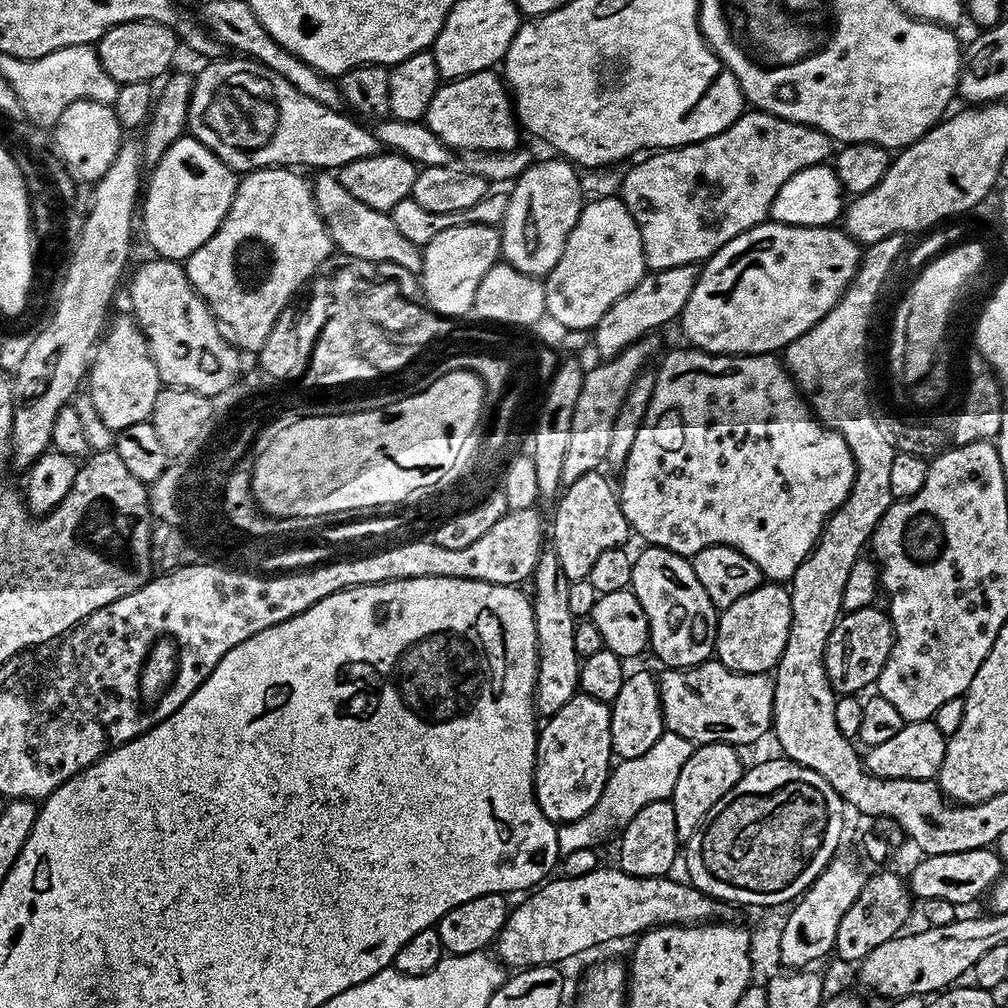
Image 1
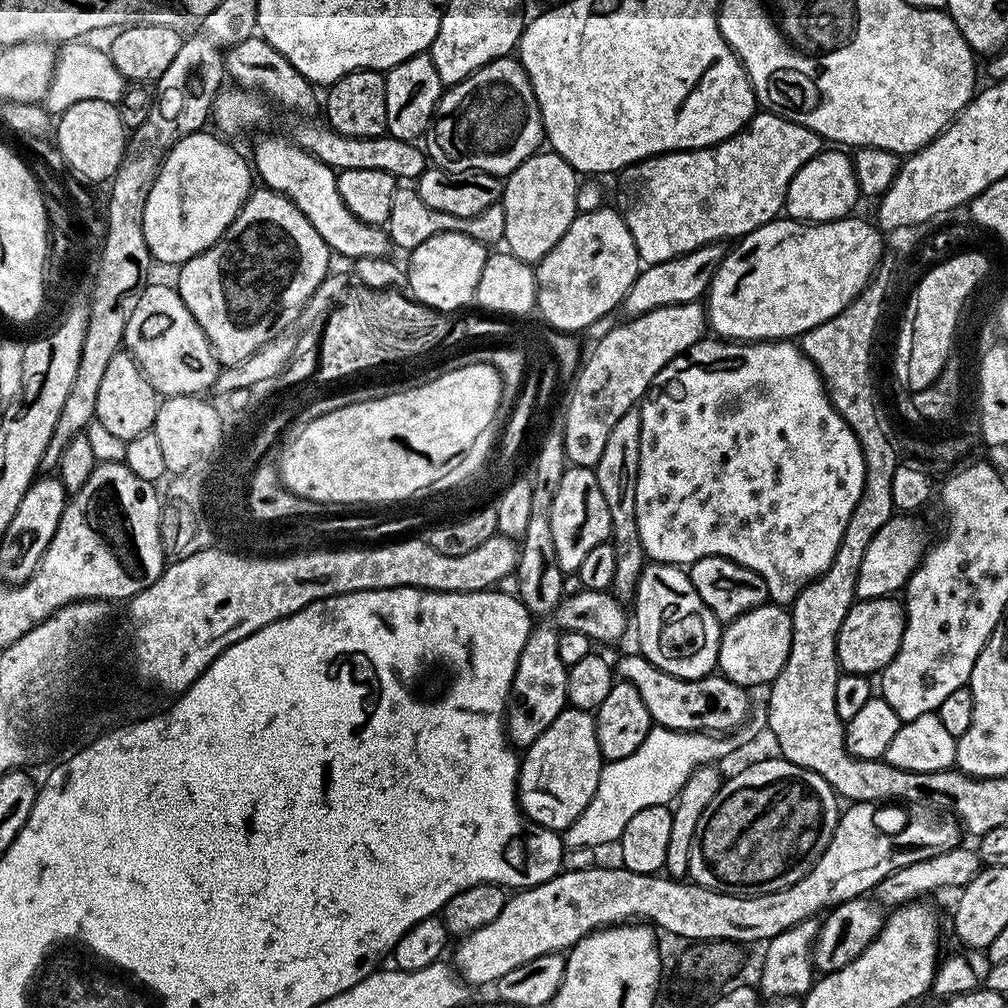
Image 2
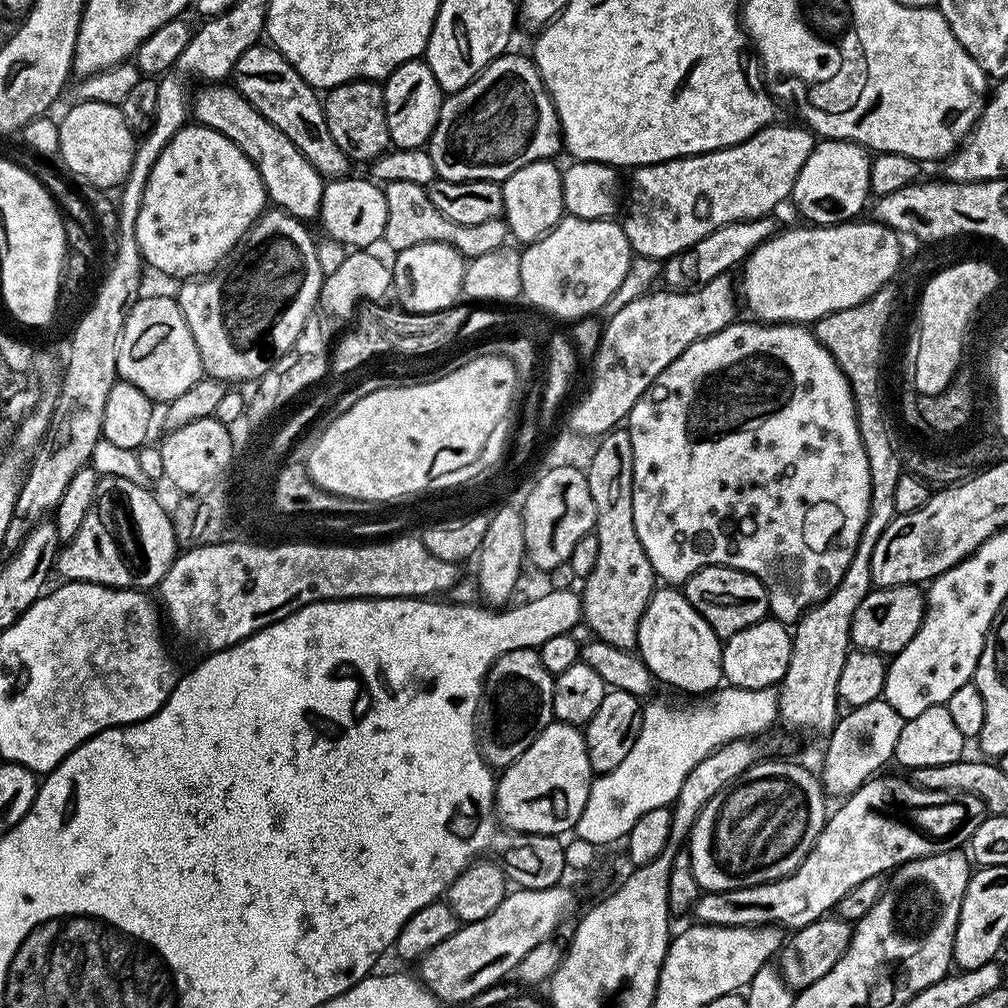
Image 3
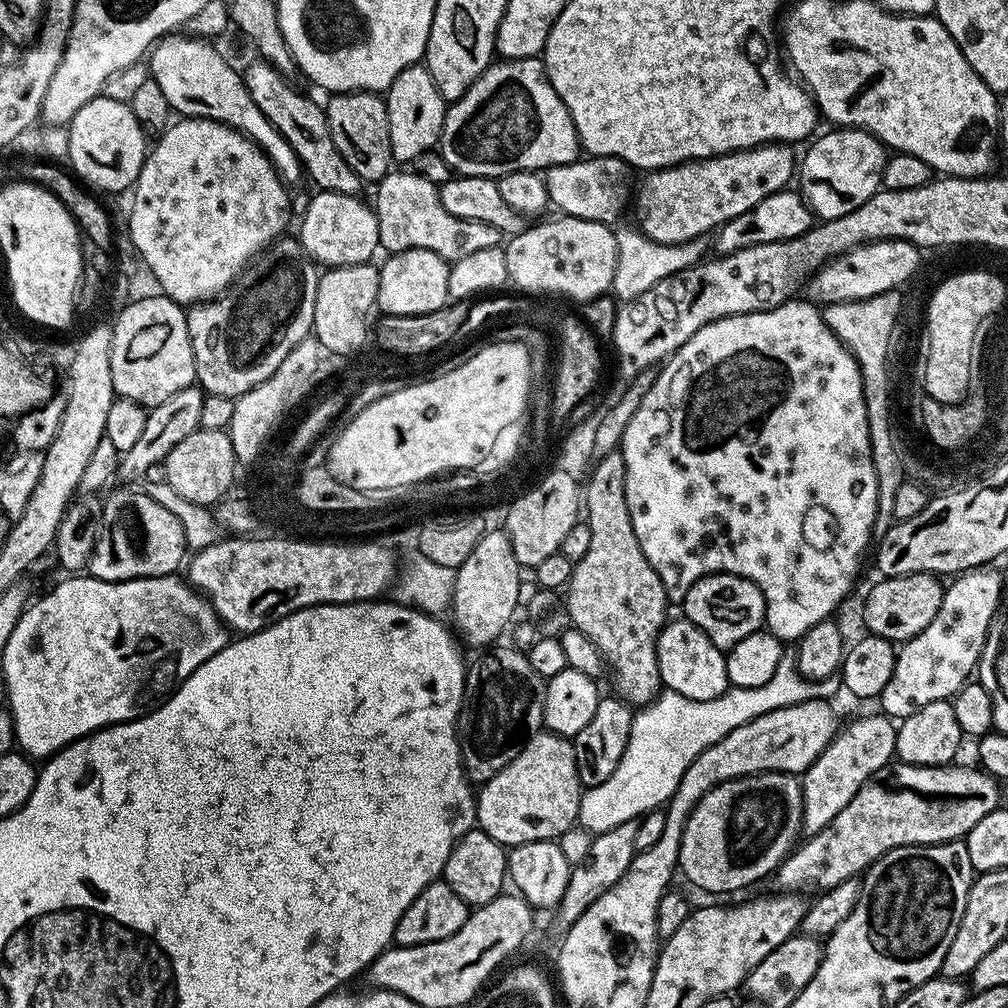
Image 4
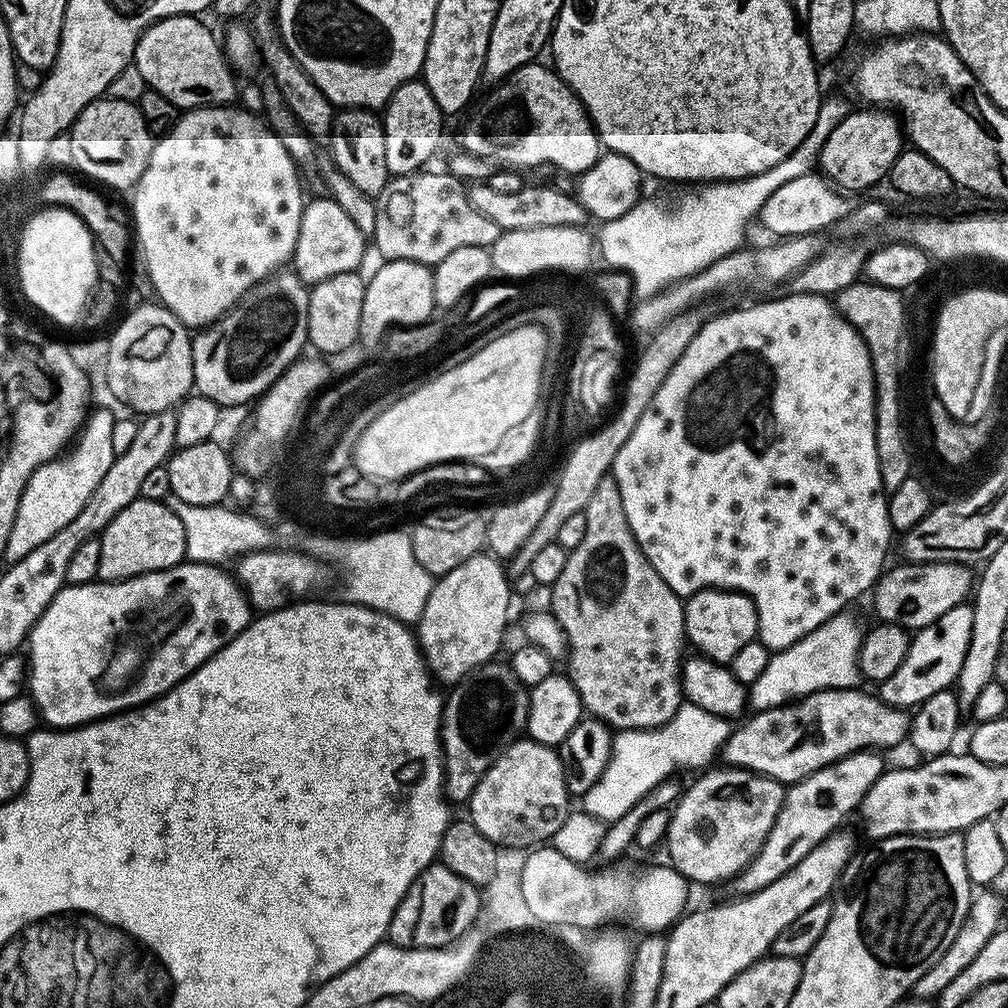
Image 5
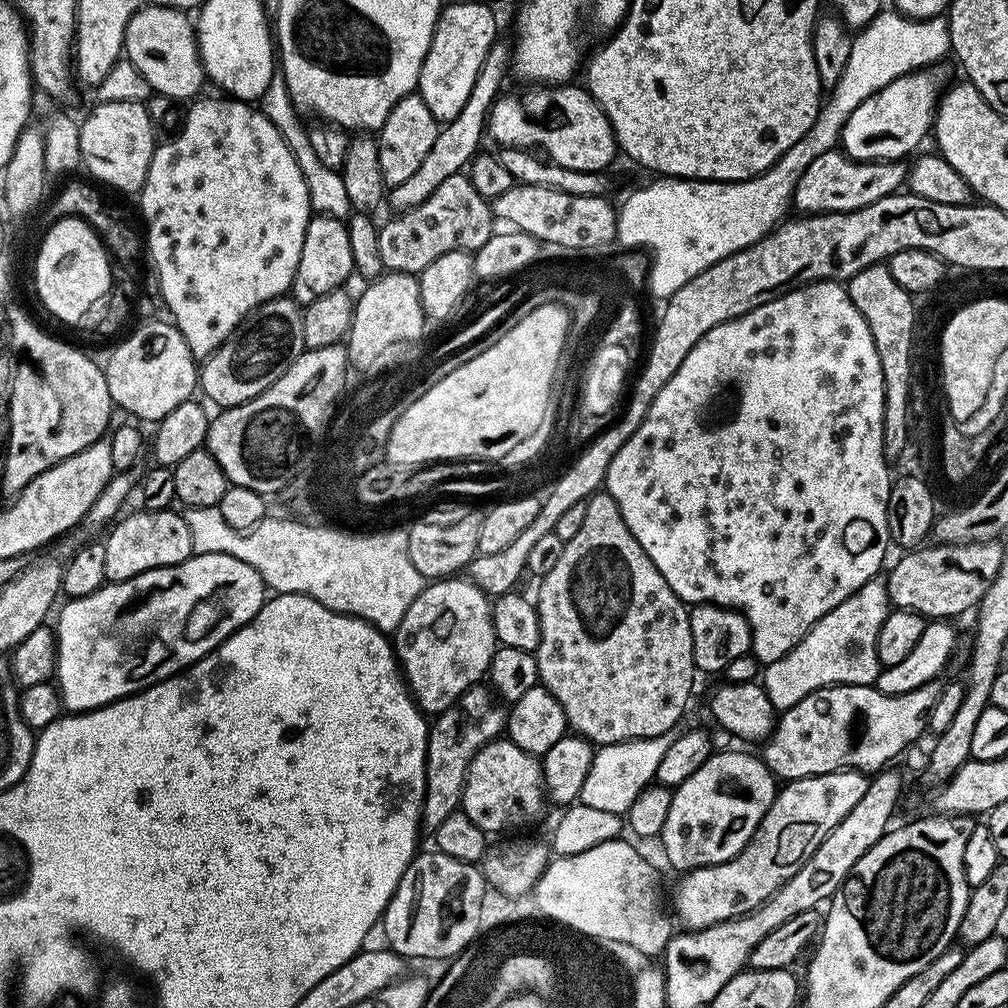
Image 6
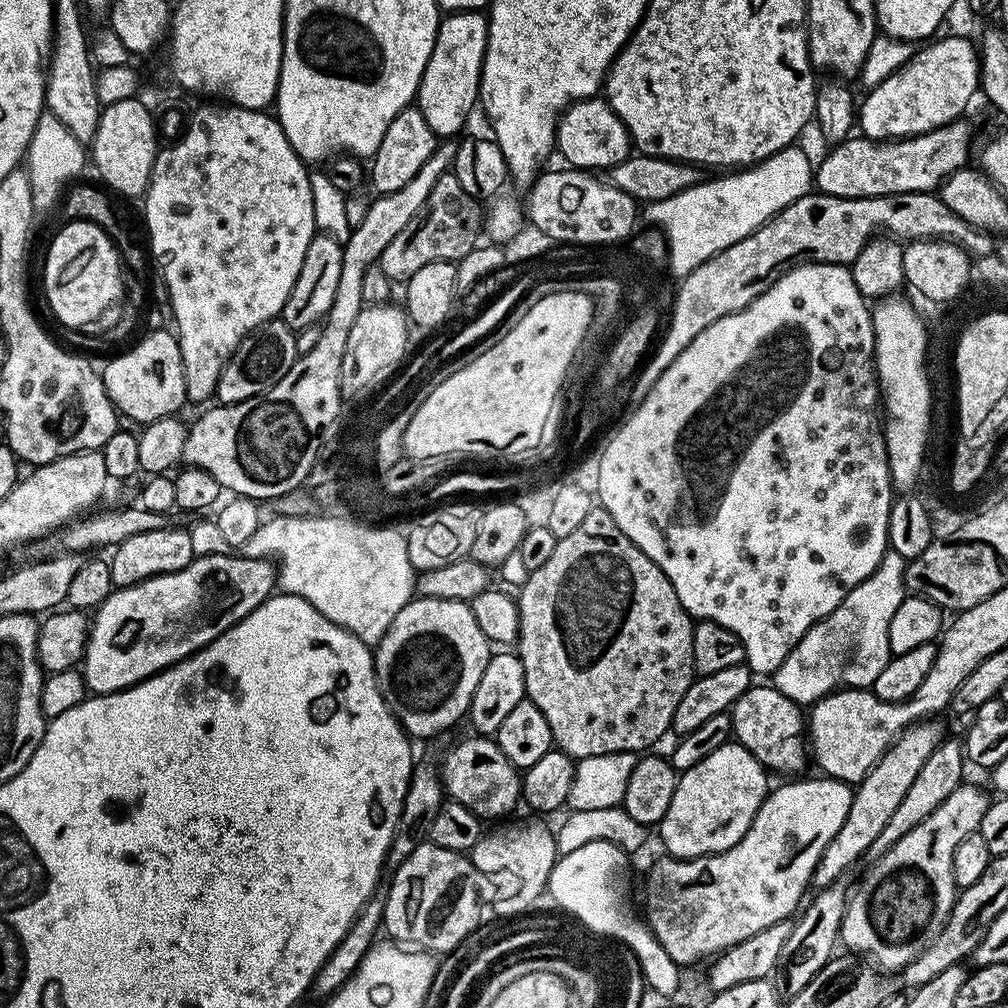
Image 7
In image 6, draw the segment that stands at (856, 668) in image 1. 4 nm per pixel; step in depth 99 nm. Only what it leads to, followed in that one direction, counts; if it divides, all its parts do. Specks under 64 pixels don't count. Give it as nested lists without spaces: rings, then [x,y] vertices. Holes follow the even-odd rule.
[[[987,540],[981,544],[936,542],[933,545],[933,548],[924,546],[919,550],[905,551],[904,557],[893,566],[892,573],[886,576],[891,607],[906,612],[916,612],[925,618],[952,618],[948,616],[960,616],[963,612],[968,611],[971,613],[979,605],[986,590],[990,590],[990,586],[1002,566],[1002,554],[1006,551],[1005,545],[1000,545],[1000,542],[996,540]]]

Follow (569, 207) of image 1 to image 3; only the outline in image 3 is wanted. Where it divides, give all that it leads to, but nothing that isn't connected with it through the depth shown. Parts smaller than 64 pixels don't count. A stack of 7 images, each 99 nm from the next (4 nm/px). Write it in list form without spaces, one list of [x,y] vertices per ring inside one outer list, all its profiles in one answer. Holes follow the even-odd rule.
[[[535,160],[522,166],[522,170],[514,170],[514,174],[510,174],[502,182],[502,219],[508,224],[511,239],[521,240],[521,245],[530,245],[545,236],[560,221],[560,217],[565,215],[562,172],[554,165],[552,160]]]

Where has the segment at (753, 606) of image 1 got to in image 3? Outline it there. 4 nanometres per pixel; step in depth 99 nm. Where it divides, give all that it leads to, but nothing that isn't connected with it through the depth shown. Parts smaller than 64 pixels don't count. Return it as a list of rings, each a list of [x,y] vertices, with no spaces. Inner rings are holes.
[[[765,618],[738,630],[722,644],[722,670],[724,680],[734,688],[771,688],[779,685],[790,666],[792,653],[792,632],[789,625],[775,618]]]

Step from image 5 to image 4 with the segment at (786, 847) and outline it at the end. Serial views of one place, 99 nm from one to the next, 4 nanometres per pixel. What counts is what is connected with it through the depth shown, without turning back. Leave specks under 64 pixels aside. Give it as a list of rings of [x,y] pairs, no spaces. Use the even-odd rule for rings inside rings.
[[[883,714],[864,716],[839,729],[822,754],[803,773],[805,833],[821,832],[835,818],[838,810],[858,794],[858,790],[896,755],[897,725]]]

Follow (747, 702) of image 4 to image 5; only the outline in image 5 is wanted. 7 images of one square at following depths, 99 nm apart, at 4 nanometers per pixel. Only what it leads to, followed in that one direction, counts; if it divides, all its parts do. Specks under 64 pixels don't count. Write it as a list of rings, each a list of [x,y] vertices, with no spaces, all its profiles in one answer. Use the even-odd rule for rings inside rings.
[[[847,611],[838,612],[826,622],[822,622],[822,626],[818,626],[810,634],[794,642],[794,646],[783,648],[781,652],[771,653],[766,670],[762,670],[762,678],[758,678],[750,686],[751,707],[754,706],[753,709],[756,710],[779,708],[782,704],[799,700],[827,688],[856,688],[862,680],[860,674],[862,627],[860,628],[859,622],[854,617],[848,615]],[[684,702],[674,714],[674,718],[670,718],[670,722],[666,722],[661,728],[626,728],[617,731],[612,737],[610,762],[602,778],[598,778],[598,782],[594,782],[594,786],[590,786],[590,790],[582,798],[583,811],[605,822],[622,818],[622,814],[626,814],[626,810],[630,810],[630,806],[634,806],[634,802],[642,798],[642,794],[654,790],[654,786],[658,786],[663,780],[680,774],[676,772],[688,767],[700,768],[696,770],[707,769],[713,763],[711,760],[721,755],[732,729],[733,725],[725,717],[710,714],[710,710],[702,710],[702,706]]]

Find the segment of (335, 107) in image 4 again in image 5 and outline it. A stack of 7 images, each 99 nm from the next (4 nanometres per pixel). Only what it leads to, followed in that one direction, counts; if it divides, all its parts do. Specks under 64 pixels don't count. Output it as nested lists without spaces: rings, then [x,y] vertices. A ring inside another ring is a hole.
[[[340,108],[335,113],[332,132],[326,141],[332,147],[331,163],[362,190],[373,198],[382,194],[390,173],[386,166],[386,130],[379,111],[370,108]]]

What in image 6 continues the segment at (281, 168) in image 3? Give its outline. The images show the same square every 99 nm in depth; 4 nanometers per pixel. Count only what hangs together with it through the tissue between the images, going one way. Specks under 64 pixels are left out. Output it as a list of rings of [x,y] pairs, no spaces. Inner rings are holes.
[[[149,2],[145,8],[135,12],[130,22],[126,22],[123,55],[138,66],[142,78],[150,82],[153,93],[177,102],[191,101],[203,93],[200,91],[206,85],[206,77],[196,45],[194,20],[185,9],[154,6]]]

